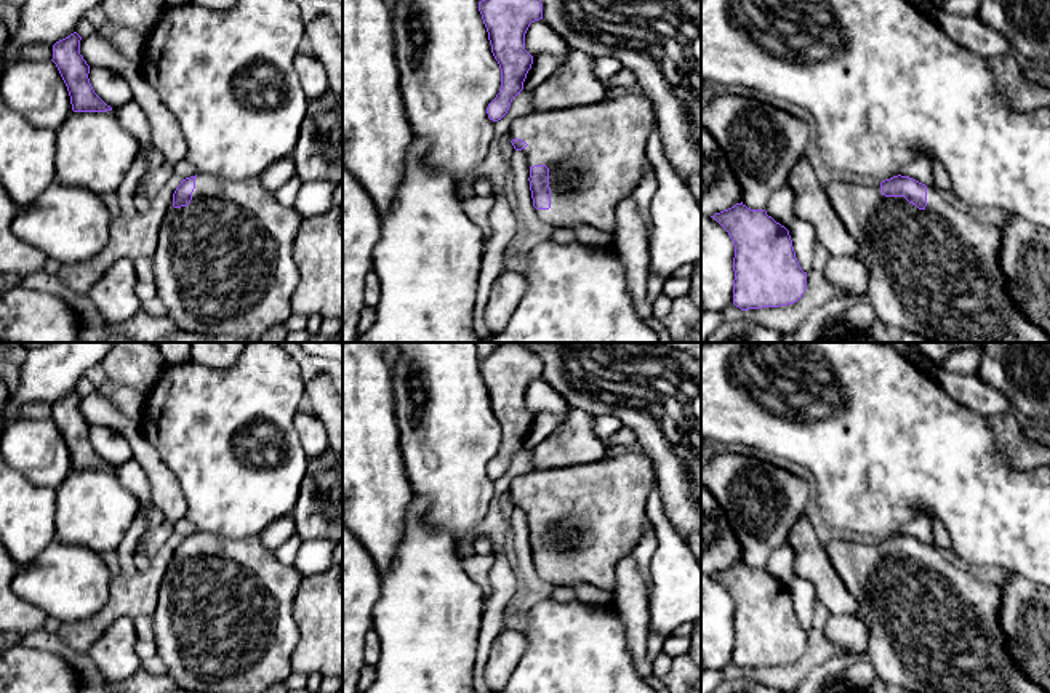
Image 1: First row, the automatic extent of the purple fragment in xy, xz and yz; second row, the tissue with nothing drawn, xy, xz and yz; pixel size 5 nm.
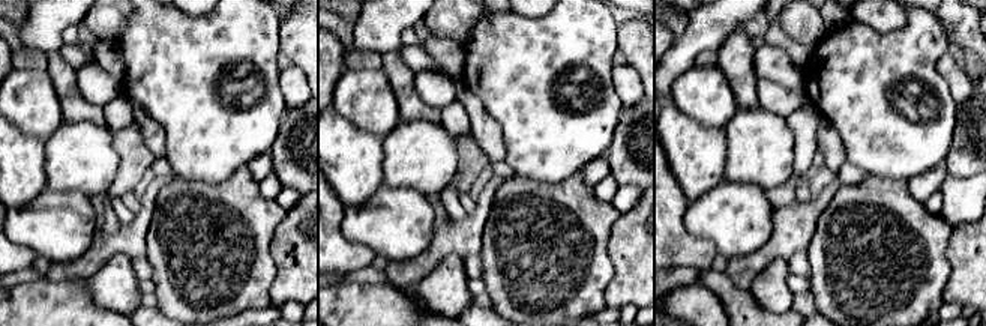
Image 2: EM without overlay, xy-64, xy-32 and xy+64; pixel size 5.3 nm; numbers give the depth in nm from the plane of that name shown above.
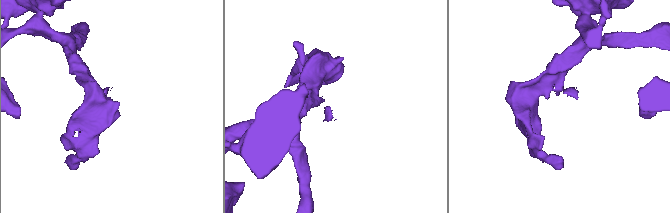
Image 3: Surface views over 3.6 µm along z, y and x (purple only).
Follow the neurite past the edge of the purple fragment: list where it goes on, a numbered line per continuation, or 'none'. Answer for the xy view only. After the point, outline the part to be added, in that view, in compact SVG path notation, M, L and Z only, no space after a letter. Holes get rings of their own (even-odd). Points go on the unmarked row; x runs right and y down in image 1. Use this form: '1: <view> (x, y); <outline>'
1: xy (224, 623); M198 531L190 562L187 565L174 567L171 575L160 583L157 608L152 615L155 634L154 642L157 645L158 656L166 667L166 675L179 690L197 693L264 693L271 685L283 683L293 674L290 661L299 642L299 629L293 618L293 602L299 591L301 581L303 576L295 570L295 567L282 563L275 557L275 552L262 544L259 535L243 539L227 539Z

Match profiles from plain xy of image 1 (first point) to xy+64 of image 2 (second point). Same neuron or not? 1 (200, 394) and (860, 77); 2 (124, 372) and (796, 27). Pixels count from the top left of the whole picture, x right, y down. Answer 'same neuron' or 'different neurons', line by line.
1: same neuron
2: same neuron

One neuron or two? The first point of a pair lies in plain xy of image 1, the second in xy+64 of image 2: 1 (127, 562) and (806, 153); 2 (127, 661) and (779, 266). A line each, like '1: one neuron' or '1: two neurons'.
1: one neuron
2: one neuron

